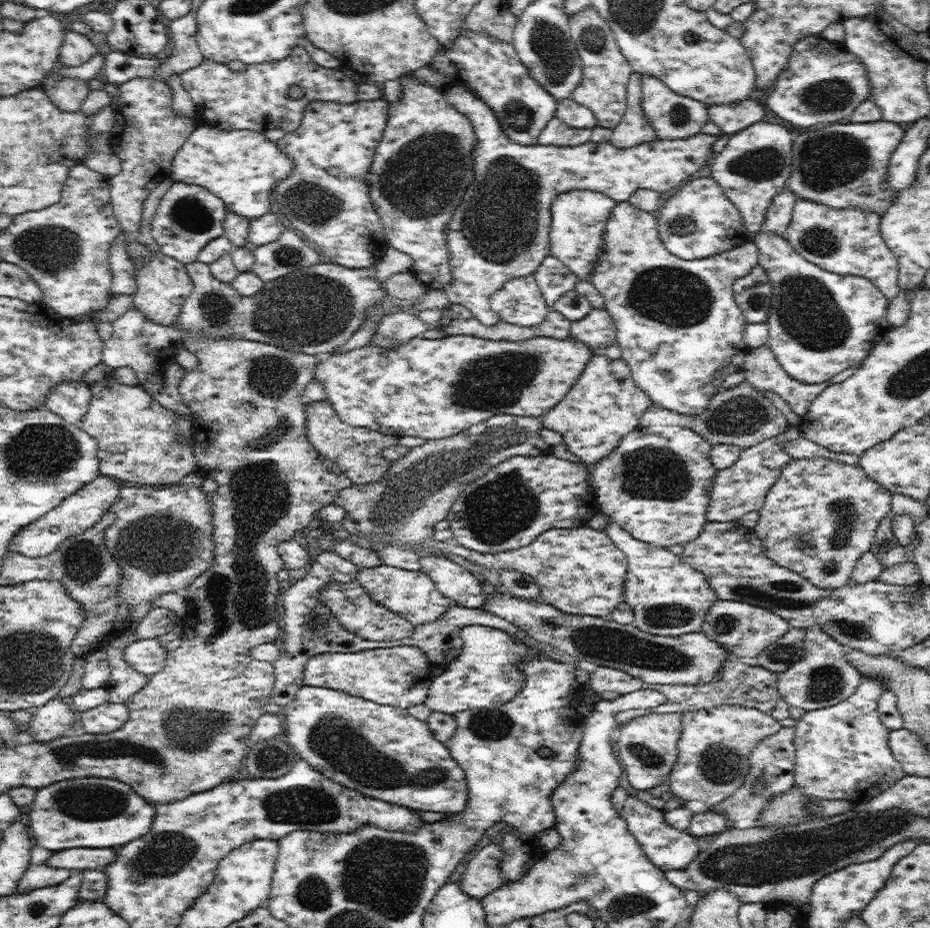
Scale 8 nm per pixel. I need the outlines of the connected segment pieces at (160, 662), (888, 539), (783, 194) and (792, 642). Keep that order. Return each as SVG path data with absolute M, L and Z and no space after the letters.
M158 638L142 639L128 644L123 655L134 670L150 677L166 664L167 651Z
M890 514L880 522L873 545L869 550L878 558L884 569L907 561L904 547L898 542L896 536L894 536L892 517L893 515Z
M786 186L778 192L773 198L773 203L769 206L766 222L762 225L760 233L786 235L786 230L792 218L793 208L798 199Z
M790 627L780 640L767 646L757 656L757 664L771 671L784 672L799 661L806 631L807 629Z

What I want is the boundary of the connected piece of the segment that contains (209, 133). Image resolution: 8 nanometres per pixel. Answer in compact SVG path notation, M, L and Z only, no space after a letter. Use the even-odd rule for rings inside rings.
M200 124L173 158L170 176L173 181L196 184L219 196L228 211L241 214L248 220L264 216L270 207L270 192L286 178L295 167L294 161L283 153L275 142L266 139L264 133L251 130L220 130Z

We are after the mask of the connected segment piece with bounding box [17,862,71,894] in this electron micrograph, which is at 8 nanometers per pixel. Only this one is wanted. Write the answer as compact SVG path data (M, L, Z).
M48 862L30 864L24 876L18 881L17 893L24 894L32 890L54 886L64 882L71 875L71 870L48 866Z

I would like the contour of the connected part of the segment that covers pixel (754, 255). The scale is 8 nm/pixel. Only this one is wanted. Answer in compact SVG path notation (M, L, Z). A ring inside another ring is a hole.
M628 201L617 202L615 204L605 228L604 255L598 259L598 263L596 263L594 269L590 271L592 272L592 275L590 275L590 282L592 286L598 290L598 293L602 294L604 297L605 310L610 314L616 327L617 335L614 344L620 346L621 357L626 361L626 364L628 364L636 387L644 391L653 404L657 404L668 410L673 410L684 416L698 416L709 407L711 398L720 392L722 383L724 383L728 374L740 372L742 370L744 361L750 351L750 348L746 346L743 339L745 327L748 322L742 310L738 307L738 303L735 301L734 282L736 282L738 278L744 278L744 276L750 274L750 272L754 270L754 266L759 265L758 258L758 248L753 241L753 237L751 237L748 241L738 246L738 249L724 251L710 256L709 258L684 261L682 258L677 258L674 254L671 254L671 252L666 250L663 246L663 242L660 240L657 231L657 217L654 216L653 213L640 210L638 207L632 206Z

